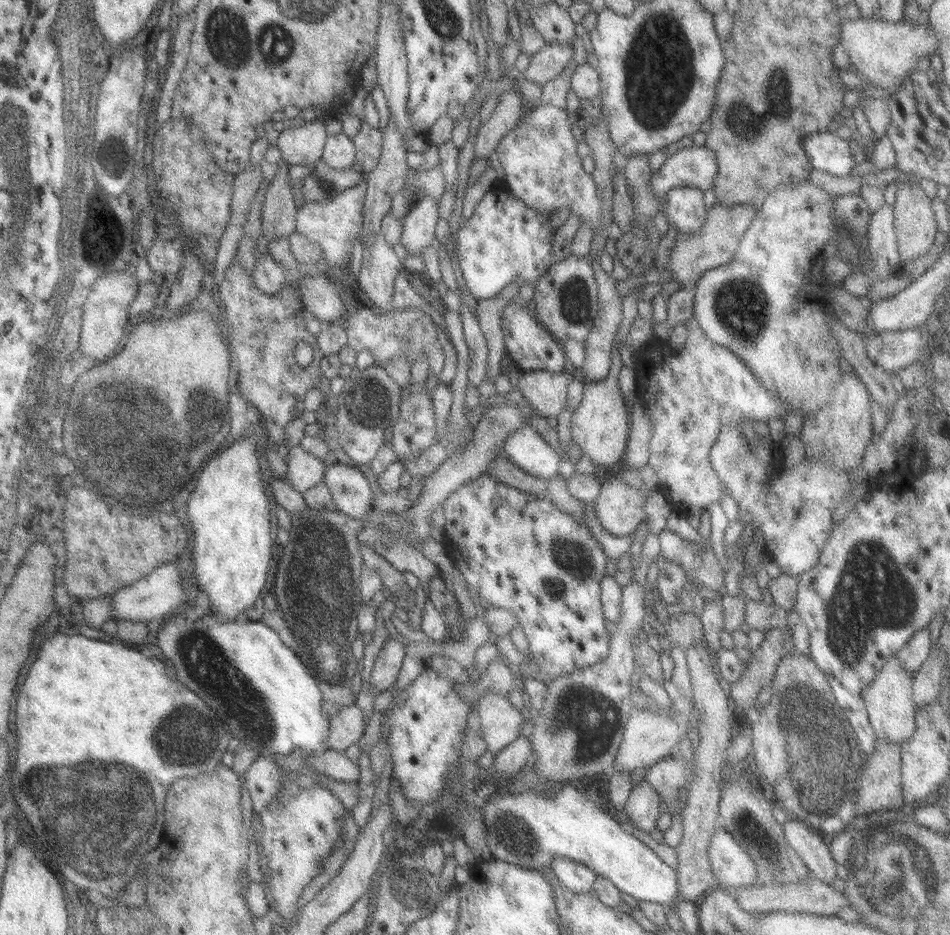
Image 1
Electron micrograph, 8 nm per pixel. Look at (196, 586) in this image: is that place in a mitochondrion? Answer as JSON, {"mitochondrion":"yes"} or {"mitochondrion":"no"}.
{"mitochondrion":"no"}

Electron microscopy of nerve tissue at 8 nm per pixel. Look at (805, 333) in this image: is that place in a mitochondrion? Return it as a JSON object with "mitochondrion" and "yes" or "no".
{"mitochondrion":"no"}

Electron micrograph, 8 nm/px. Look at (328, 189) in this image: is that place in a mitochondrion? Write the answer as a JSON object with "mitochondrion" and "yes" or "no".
{"mitochondrion":"no"}

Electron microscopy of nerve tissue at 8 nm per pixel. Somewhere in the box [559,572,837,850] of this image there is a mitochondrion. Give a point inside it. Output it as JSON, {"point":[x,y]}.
{"point":[586,700]}

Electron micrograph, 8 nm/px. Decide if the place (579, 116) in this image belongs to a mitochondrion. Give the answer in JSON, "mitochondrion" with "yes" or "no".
{"mitochondrion":"no"}

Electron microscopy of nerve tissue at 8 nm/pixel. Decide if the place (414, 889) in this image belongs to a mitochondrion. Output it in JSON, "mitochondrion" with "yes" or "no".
{"mitochondrion":"yes"}

